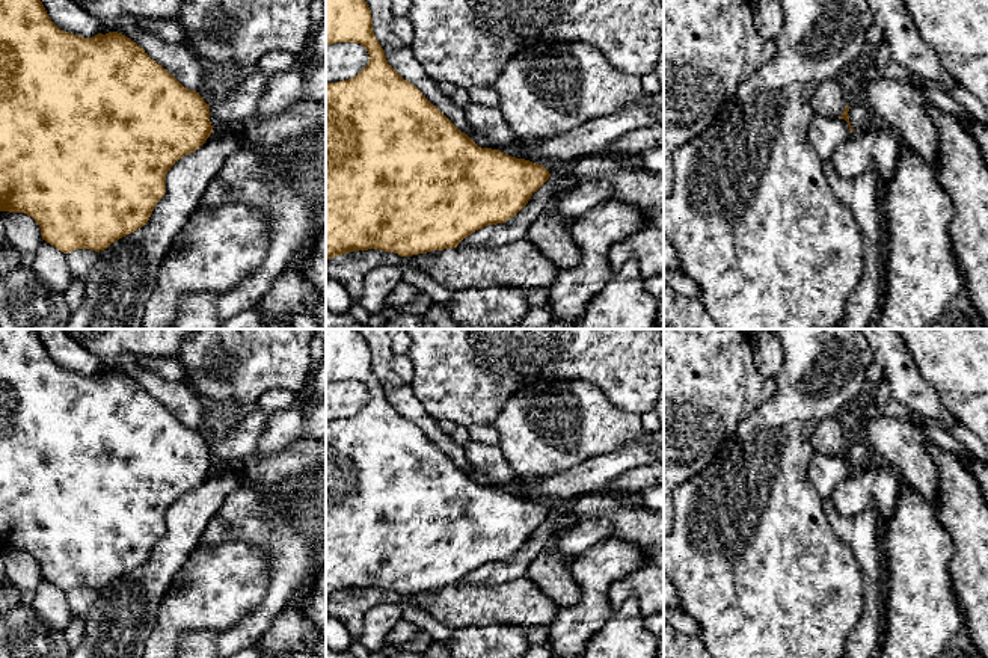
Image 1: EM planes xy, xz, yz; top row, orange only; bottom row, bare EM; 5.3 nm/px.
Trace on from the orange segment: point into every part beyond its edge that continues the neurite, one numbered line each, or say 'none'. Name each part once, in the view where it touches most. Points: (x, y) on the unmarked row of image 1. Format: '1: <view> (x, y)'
none

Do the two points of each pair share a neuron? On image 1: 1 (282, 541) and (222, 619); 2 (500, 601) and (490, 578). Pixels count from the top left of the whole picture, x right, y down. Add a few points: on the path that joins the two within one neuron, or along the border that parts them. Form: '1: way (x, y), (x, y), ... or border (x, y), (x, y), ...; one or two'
1: border (237, 541), (258, 544), (267, 553), (266, 595); two
2: border (525, 575), (495, 584), (457, 584); two

